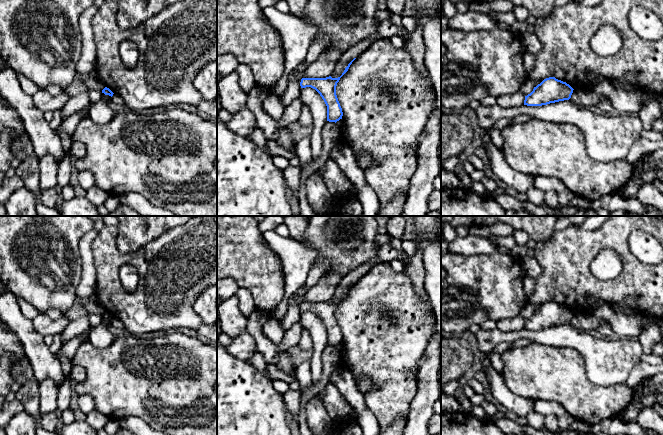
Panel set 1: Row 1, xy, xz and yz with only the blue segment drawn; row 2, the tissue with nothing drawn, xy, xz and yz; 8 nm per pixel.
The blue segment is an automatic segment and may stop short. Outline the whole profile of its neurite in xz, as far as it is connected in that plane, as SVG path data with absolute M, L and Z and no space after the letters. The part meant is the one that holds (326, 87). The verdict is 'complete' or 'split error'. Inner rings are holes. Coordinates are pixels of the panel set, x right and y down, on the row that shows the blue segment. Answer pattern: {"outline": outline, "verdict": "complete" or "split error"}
{"outline": "M354 58L345 68L342 75L338 78L331 76L326 78L302 78L300 82L301 88L311 87L315 89L327 106L327 121L337 122L342 119L343 112L336 95L336 86L340 78L348 71L350 65L355 60Z", "verdict": "complete"}

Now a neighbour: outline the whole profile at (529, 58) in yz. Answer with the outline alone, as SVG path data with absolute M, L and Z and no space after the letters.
M524 50L523 65L528 75L534 68L535 60L536 60L536 55L534 53Z

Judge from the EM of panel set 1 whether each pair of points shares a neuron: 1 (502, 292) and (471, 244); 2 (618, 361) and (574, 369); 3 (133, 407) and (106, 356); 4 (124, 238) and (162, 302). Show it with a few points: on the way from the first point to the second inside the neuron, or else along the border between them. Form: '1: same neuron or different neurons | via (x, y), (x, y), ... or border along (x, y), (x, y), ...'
1: different neurons | border along (497, 252), (481, 255), (455, 253)
2: different neurons | border along (572, 347), (583, 359), (586, 377), (599, 386)
3: same neuron | via (133, 394), (133, 391), (111, 369)
4: different neurons | border along (153, 240), (129, 252), (121, 252), (116, 246)

